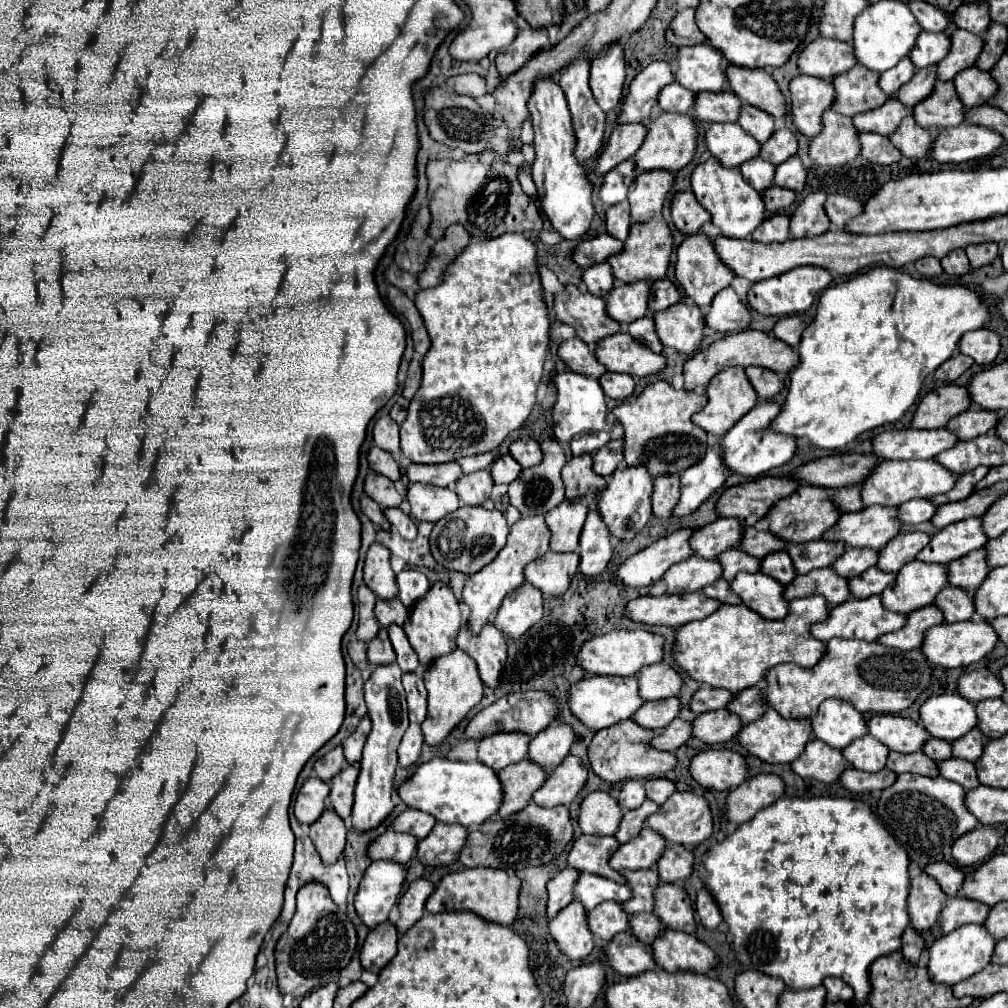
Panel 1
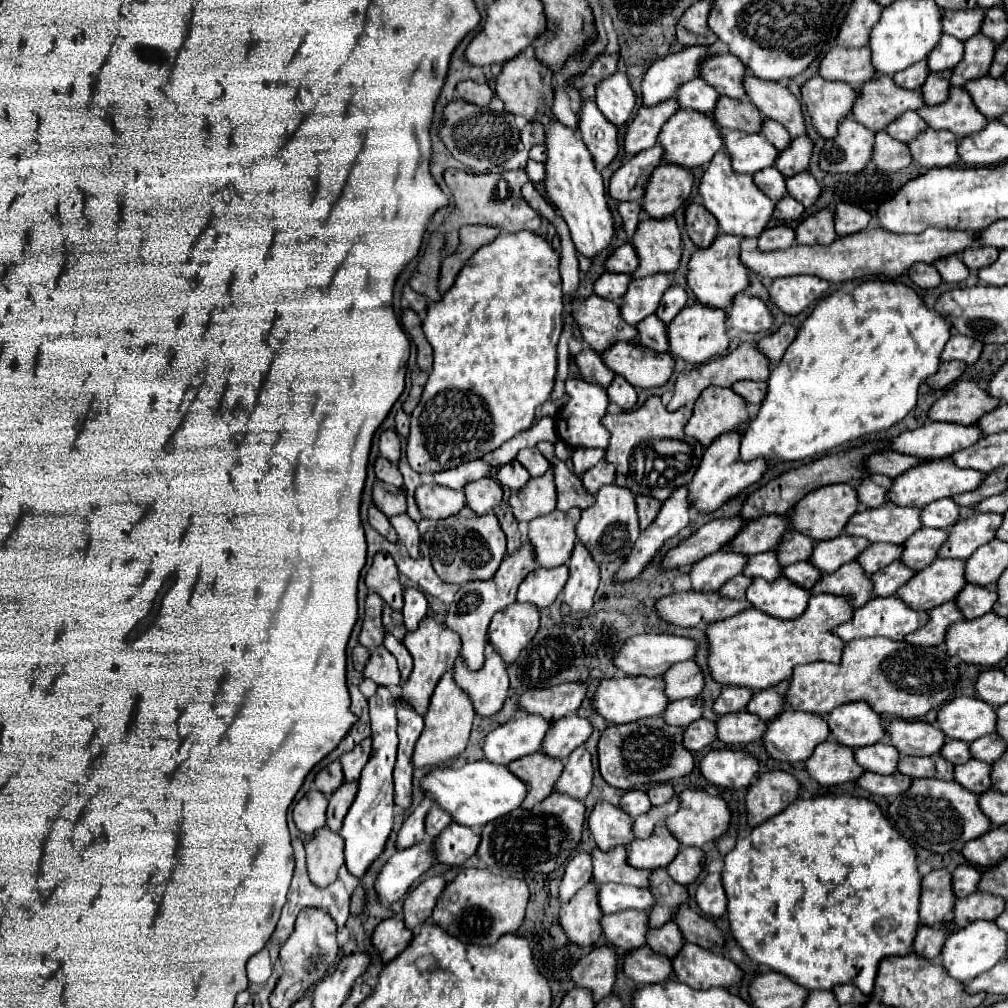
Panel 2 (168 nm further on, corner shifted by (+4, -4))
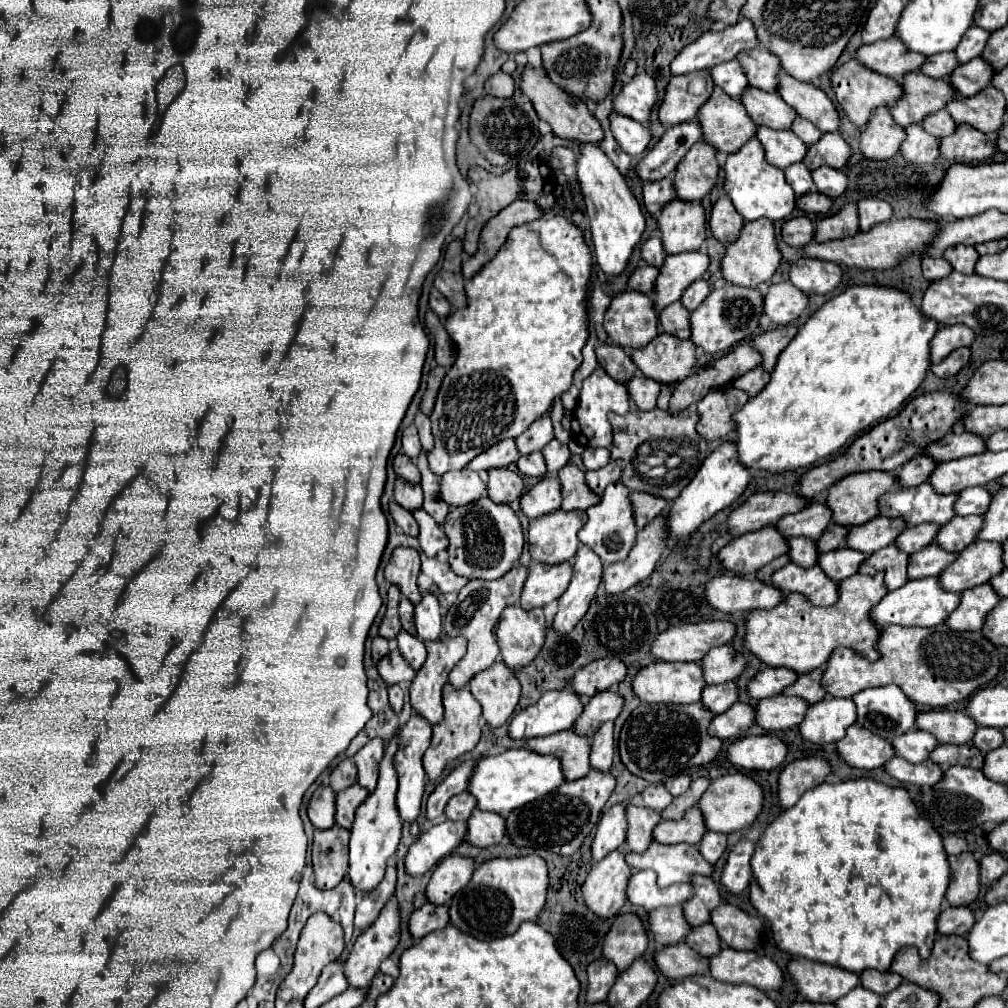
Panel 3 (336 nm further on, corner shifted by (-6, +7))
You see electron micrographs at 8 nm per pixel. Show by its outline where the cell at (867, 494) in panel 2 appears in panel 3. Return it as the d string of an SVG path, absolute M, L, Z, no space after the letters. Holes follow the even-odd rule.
M917 456L913 460L909 460L907 464L903 464L903 468L897 472L899 484L901 486L919 486L923 482L927 482L927 476L931 476L931 472L935 470L935 460L931 460L931 456Z

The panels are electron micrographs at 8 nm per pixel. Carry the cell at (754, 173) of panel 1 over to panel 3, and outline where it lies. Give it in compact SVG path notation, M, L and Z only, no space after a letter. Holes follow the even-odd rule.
M801 162L799 164L791 164L789 168L785 168L785 178L793 186L797 196L803 196L803 194L813 190L811 170L805 164L801 164Z

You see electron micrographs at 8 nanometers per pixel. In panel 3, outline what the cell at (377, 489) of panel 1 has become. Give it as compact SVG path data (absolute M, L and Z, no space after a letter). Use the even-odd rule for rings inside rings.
M403 478L395 482L395 502L407 510L417 510L423 504L423 490L419 484L409 484Z

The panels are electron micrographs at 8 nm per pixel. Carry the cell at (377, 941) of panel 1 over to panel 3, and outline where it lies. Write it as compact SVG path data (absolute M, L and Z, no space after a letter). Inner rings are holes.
M427 902L423 908L415 910L411 914L411 920L409 920L409 932L413 934L415 940L427 936L429 932L433 930L443 930L449 920L447 920L449 912L447 912L447 906L443 904L431 904Z

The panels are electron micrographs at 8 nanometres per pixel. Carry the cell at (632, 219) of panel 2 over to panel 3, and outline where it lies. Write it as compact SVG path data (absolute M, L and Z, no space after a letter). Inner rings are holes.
M667 176L659 182L647 182L643 186L643 202L645 202L645 208L647 212L657 218L661 208L665 204L669 204L671 200L675 200L675 186L673 186L673 180Z

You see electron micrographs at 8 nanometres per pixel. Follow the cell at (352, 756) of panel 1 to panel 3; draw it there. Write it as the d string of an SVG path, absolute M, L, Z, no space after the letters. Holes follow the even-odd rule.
M371 740L353 756L359 770L359 784L369 792L373 792L377 786L379 762L383 760L383 752L385 752L383 740Z

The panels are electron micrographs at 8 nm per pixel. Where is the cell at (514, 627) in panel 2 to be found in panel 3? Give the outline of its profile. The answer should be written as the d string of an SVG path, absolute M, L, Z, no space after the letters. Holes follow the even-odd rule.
M507 606L495 628L495 640L501 648L503 664L511 670L523 668L533 662L543 648L547 622L543 608L523 610L519 606Z

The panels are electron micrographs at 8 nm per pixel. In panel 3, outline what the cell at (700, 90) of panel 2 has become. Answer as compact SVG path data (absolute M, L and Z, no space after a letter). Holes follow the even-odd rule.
M739 60L723 62L715 68L711 68L711 76L713 76L715 86L723 88L731 98L739 98L749 86L749 80L747 80Z

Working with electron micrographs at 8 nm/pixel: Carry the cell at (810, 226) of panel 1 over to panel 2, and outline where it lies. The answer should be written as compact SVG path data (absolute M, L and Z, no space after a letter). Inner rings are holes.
M825 207L813 215L807 215L795 227L795 241L799 245L827 245L835 237L837 233L833 229L833 207Z

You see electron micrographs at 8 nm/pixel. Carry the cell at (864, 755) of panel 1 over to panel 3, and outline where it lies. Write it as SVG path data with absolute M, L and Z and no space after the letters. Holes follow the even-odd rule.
M911 730L907 732L907 736L895 738L895 752L913 764L929 760L929 752L935 750L937 746L939 742L935 740L935 736L923 730Z

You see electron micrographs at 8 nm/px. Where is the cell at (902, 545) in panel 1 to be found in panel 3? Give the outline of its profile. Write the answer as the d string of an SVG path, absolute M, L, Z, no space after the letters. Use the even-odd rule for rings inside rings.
M955 516L941 526L935 542L947 552L961 552L977 540L979 528L983 528L983 516Z

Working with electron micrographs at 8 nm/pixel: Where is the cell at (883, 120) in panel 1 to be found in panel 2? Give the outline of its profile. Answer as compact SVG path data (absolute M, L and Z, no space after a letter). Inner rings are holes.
M905 111L905 115L901 115L901 119L895 119L893 123L889 123L889 127L885 127L885 131L893 139L903 141L903 143L911 141L923 129L927 129L927 125L915 111Z

